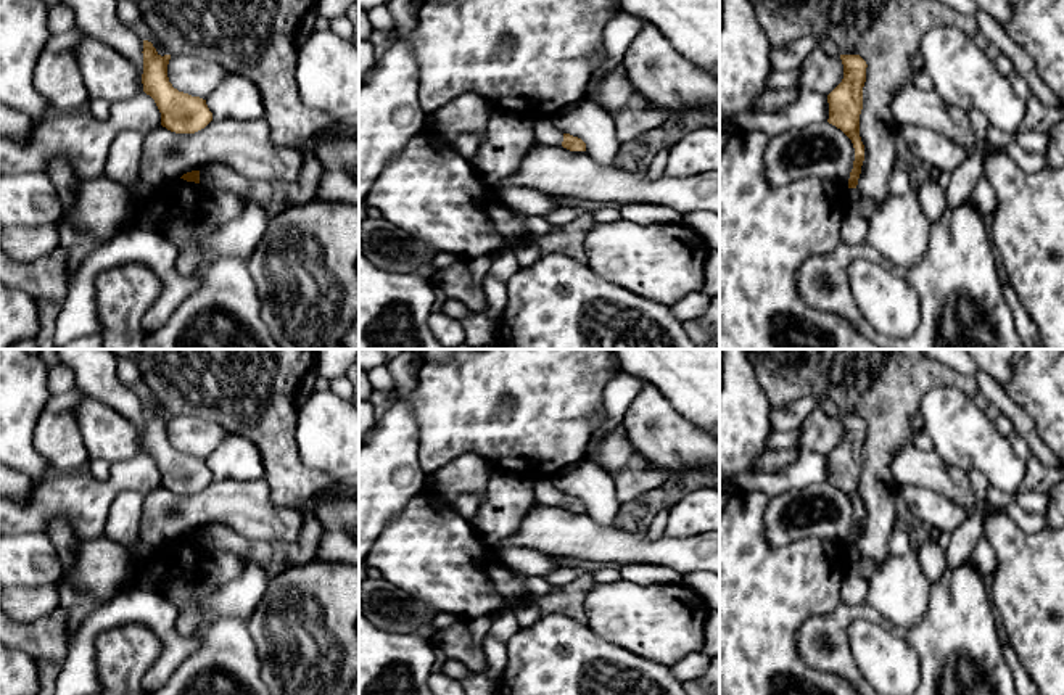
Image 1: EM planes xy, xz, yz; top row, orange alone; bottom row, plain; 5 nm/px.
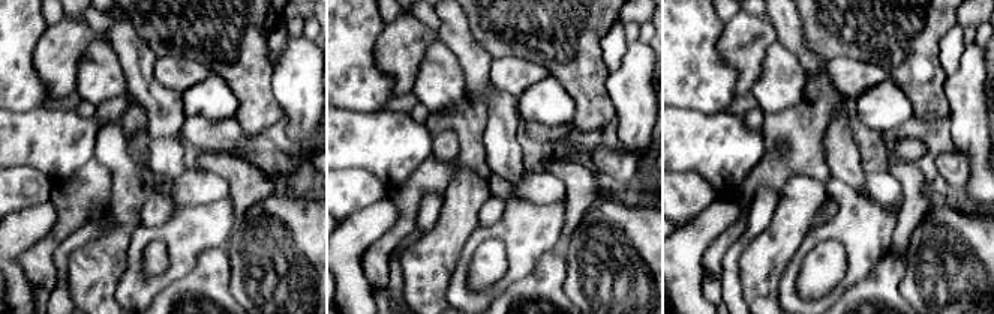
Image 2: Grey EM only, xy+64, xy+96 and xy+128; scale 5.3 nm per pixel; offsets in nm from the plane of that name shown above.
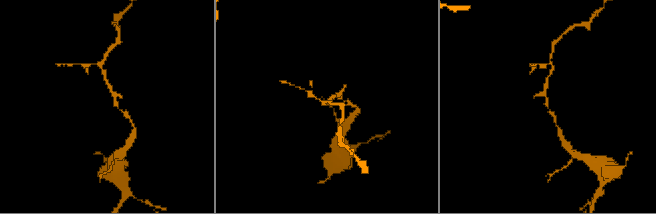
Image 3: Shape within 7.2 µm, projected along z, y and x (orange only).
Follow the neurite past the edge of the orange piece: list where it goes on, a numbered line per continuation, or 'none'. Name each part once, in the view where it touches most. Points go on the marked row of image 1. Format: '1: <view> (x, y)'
none

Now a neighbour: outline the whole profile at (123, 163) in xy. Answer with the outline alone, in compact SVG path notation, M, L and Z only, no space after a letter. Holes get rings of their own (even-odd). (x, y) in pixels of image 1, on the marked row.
M122 130L119 132L109 145L108 156L106 156L106 169L105 177L126 185L134 193L130 195L132 208L137 208L146 201L150 201L158 190L150 187L140 179L140 158L142 158L142 146L143 146L145 135L134 130Z

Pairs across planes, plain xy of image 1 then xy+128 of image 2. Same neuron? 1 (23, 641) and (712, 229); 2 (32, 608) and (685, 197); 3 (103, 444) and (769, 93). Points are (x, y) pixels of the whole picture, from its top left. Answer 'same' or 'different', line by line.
1: different
2: different
3: same

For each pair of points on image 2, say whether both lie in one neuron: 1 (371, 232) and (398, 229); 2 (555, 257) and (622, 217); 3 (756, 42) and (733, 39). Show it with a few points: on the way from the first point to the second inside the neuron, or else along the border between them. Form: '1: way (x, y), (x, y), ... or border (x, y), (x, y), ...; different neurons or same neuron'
1: border (389, 197), (396, 208), (396, 221), (363, 254); different neurons
2: border (559, 248), (567, 268), (562, 289); different neurons
3: way (750, 39), (739, 39); same neuron

